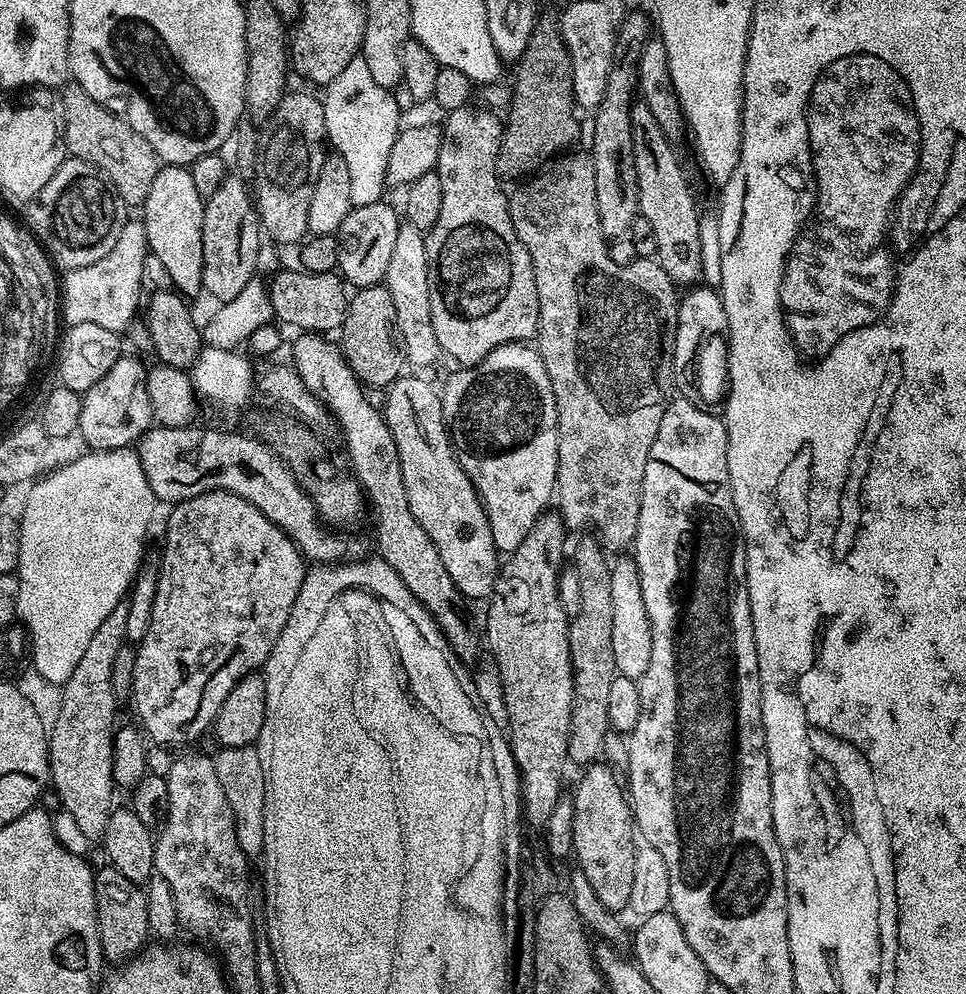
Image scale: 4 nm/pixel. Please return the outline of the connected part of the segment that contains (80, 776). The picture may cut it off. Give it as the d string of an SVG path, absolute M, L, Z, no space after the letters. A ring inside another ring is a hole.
M121 602L110 610L106 622L98 626L94 638L90 638L90 646L86 646L86 654L74 666L74 674L62 686L64 692L60 696L60 713L56 721L51 721L50 735L48 738L48 771L50 773L50 784L56 787L56 796L60 799L62 807L68 811L70 819L76 823L76 828L88 840L103 841L106 834L106 822L110 822L110 814L114 807L112 801L112 741L116 721L116 692L112 689L112 671L116 668L116 659L120 656L120 647L126 644L126 616L128 614L127 603Z

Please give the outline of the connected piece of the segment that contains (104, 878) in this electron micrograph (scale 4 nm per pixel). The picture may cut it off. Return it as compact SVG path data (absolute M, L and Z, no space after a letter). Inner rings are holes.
M111 866L97 871L94 875L94 902L100 945L104 947L105 961L127 962L140 955L150 940L146 918L146 891L141 885L130 882L126 874L118 874Z

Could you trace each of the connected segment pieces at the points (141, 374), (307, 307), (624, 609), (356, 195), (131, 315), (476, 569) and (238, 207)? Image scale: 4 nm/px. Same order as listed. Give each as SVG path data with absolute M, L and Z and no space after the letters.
M121 355L105 376L82 396L82 414L80 415L79 439L88 443L89 449L97 452L109 452L115 448L135 445L140 437L153 427L152 406L148 393L148 368L135 355Z
M295 271L280 272L267 285L275 319L281 325L289 324L292 328L300 328L296 330L304 334L335 333L344 325L350 299L349 293L344 293L345 281L335 271Z
M620 554L611 561L610 595L614 609L612 641L614 646L614 666L617 673L639 682L646 670L650 670L650 650L652 649L652 631L650 614L646 614L646 602L642 602L642 582L638 574L635 559L628 554Z
M363 55L354 57L346 65L346 70L342 70L334 82L327 84L323 92L326 140L346 162L350 172L352 207L381 203L386 193L386 162L390 162L390 150L402 130L399 102L389 89L374 82Z
M136 218L128 225L121 227L116 234L116 241L110 254L105 254L103 258L98 258L98 262L94 262L94 268L88 270L88 266L81 268L73 268L65 271L64 274L68 279L68 298L67 312L68 315L63 318L65 325L78 324L84 322L100 323L105 330L127 333L128 328L132 325L132 321L137 319L138 309L142 304L142 296L140 300L140 288L144 284L143 280L143 263L149 254L148 239L146 238L146 230L144 229L143 219Z
M401 375L388 385L382 409L398 450L406 502L410 502L410 514L414 514L422 530L430 534L430 542L434 542L442 566L450 570L450 578L454 578L454 586L458 586L465 601L483 601L491 597L502 567L501 557L494 546L494 534L490 534L488 515L472 479L464 472L452 441L448 439L441 393L437 389L435 392L422 377L408 375Z
M230 174L222 182L222 186L218 186L217 192L205 199L204 214L202 218L203 291L209 292L216 302L228 301L237 298L252 276L257 275L258 272L256 263L260 260L262 229L249 185L239 175Z

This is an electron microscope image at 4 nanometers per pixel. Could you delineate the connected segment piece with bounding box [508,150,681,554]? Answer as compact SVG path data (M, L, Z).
M573 151L571 154L561 155L559 158L553 159L543 170L537 171L531 178L525 179L519 185L520 189L516 193L511 193L508 196L508 213L510 214L510 222L514 226L514 234L518 234L518 238L522 242L522 246L526 246L526 250L530 254L530 262L534 270L534 282L538 286L538 310L540 311L540 328L537 330L534 337L535 347L538 349L542 362L546 366L546 374L552 383L554 390L554 398L556 399L556 429L558 430L558 466L556 467L556 490L554 493L555 503L560 503L558 509L559 515L562 517L563 523L569 529L572 528L576 532L584 532L587 528L593 528L595 539L598 541L601 548L609 554L620 554L625 551L624 548L633 543L638 530L638 510L640 509L640 499L642 498L642 478L646 474L646 462L650 458L650 446L654 446L654 438L658 438L658 426L662 422L662 414L666 414L666 406L674 398L674 385L672 383L672 355L674 354L674 334L678 326L678 310L680 309L681 293L678 291L677 285L673 284L672 279L666 274L666 270L662 270L659 260L655 258L645 259L643 262L635 262L630 265L613 264L610 267L609 263L609 241L605 239L604 234L599 226L598 203L595 197L595 180L594 180L594 162L591 155L587 151Z

